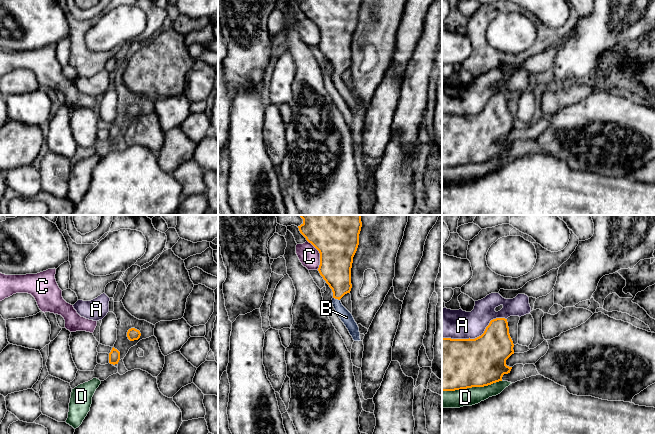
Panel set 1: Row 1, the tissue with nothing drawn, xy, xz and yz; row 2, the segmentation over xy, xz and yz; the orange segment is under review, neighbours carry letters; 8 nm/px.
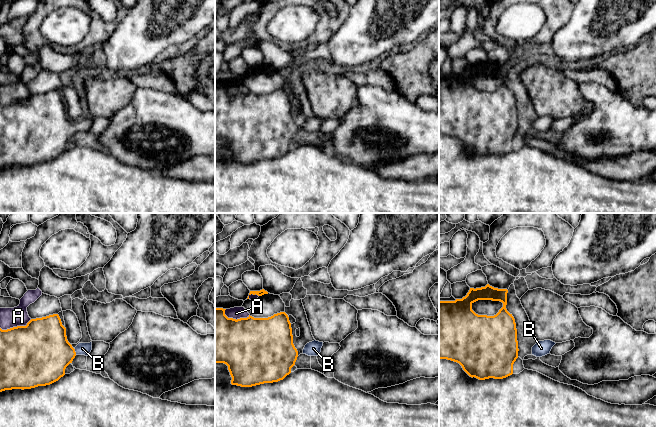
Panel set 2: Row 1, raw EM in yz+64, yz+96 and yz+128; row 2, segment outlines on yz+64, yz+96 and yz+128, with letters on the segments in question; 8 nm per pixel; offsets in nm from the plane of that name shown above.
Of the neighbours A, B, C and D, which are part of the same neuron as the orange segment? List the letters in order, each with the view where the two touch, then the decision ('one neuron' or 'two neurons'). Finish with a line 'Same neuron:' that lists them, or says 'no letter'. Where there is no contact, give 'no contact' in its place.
A: contact in yz; two neurons
B: contact in xz; one neuron
C: contact in xz; two neurons
D: contact in yz; two neurons
Same neuron: B

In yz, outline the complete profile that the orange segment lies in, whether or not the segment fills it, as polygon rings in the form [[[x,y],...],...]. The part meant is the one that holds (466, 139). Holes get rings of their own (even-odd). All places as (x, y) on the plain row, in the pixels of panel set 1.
[[[505,94],[491,96],[484,109],[475,115],[442,114],[442,168],[484,163],[502,157],[503,151],[510,149],[512,145],[506,141],[506,136],[514,130],[513,123],[508,98]]]

